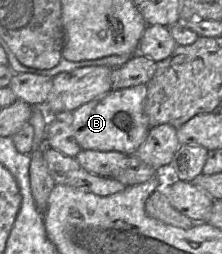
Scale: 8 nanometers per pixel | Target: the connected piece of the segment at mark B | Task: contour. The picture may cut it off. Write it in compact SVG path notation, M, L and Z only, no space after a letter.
M146 85L112 89L75 109L67 116L75 139L83 150L116 151L134 155L150 130L144 113Z

